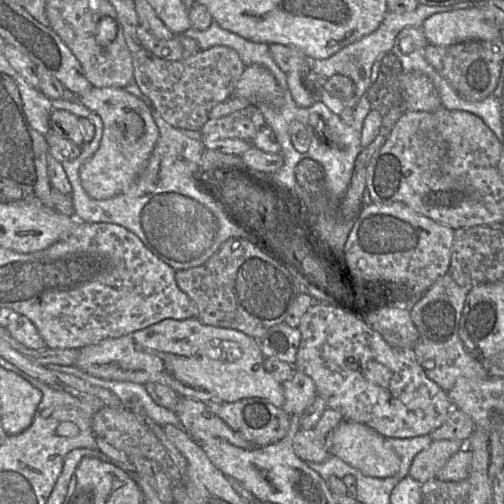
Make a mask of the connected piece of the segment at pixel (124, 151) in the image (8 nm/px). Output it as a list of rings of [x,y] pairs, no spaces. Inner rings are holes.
[[[92,87],[77,98],[99,115],[104,125],[98,150],[81,166],[81,184],[91,198],[109,199],[125,192],[141,174],[159,138],[159,130],[147,105],[124,88]]]

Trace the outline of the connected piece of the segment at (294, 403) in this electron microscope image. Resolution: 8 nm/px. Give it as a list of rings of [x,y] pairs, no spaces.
[[[300,371],[282,383],[285,401],[281,409],[288,415],[302,414],[318,396],[313,380]]]

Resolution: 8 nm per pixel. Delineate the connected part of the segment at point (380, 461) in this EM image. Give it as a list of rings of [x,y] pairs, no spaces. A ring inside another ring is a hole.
[[[343,419],[333,430],[330,454],[369,477],[391,477],[396,475],[400,469],[400,459],[387,444],[385,437],[366,424],[347,419]]]

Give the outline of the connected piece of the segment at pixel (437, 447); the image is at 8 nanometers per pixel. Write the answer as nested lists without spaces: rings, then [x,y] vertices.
[[[436,440],[418,453],[409,468],[408,475],[419,484],[436,478],[437,473],[445,466],[449,458],[466,446],[466,441]]]

